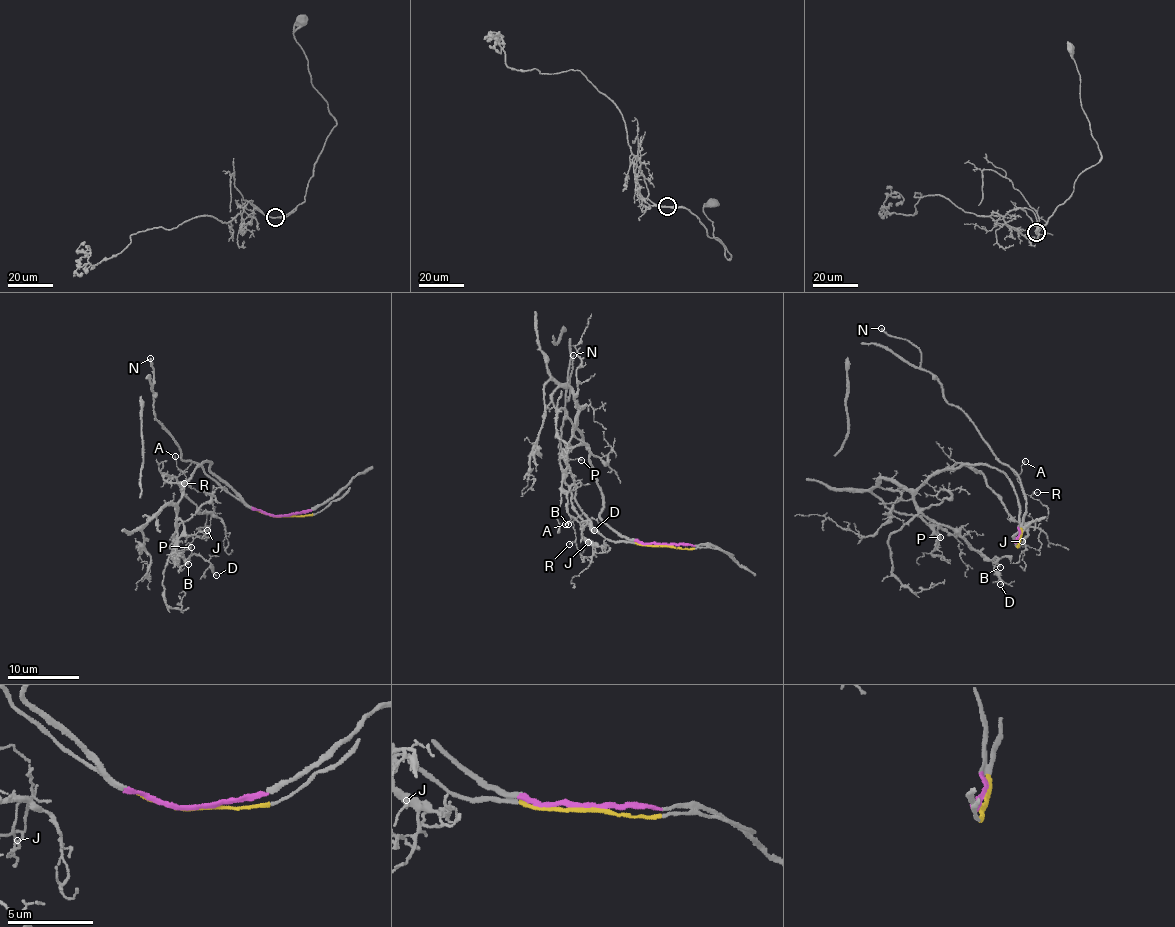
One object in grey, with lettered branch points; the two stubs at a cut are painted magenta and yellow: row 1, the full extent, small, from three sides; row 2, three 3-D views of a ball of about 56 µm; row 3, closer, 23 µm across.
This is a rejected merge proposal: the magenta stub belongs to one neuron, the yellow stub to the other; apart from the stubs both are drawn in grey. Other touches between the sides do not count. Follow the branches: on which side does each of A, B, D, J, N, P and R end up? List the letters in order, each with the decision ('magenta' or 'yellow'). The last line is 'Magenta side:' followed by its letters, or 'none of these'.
A: yellow
B: magenta
D: magenta
J: magenta
N: yellow
P: magenta
R: yellow
Magenta side: B, D, J, P

